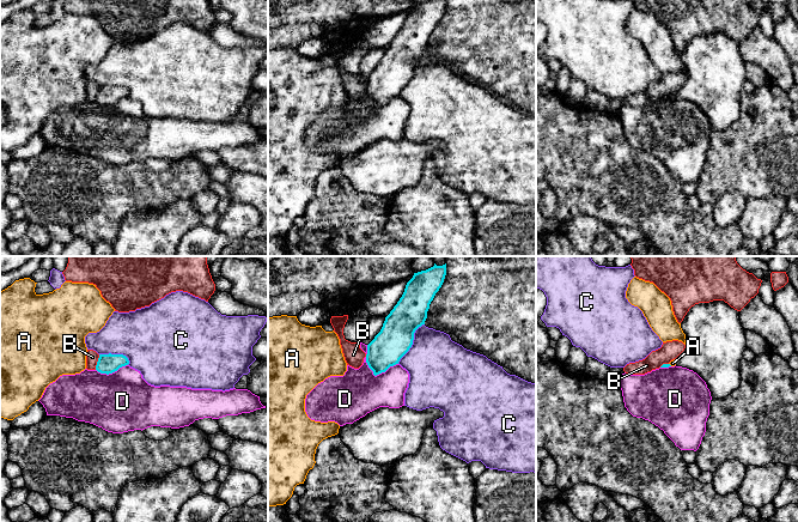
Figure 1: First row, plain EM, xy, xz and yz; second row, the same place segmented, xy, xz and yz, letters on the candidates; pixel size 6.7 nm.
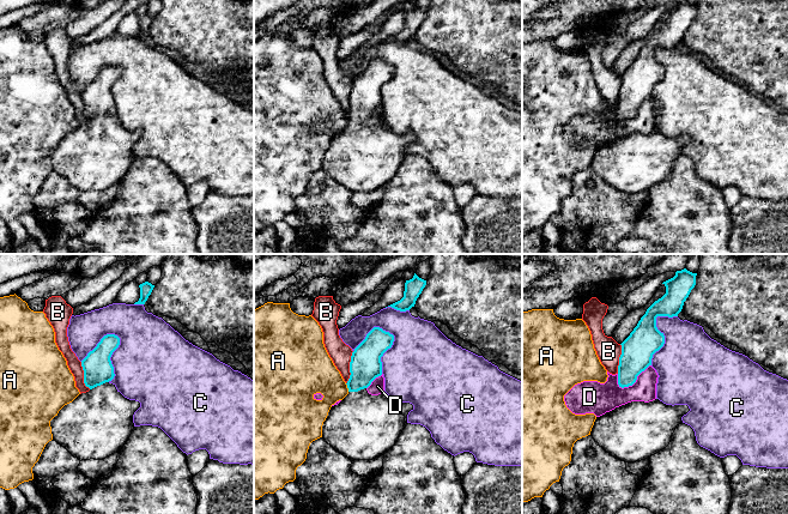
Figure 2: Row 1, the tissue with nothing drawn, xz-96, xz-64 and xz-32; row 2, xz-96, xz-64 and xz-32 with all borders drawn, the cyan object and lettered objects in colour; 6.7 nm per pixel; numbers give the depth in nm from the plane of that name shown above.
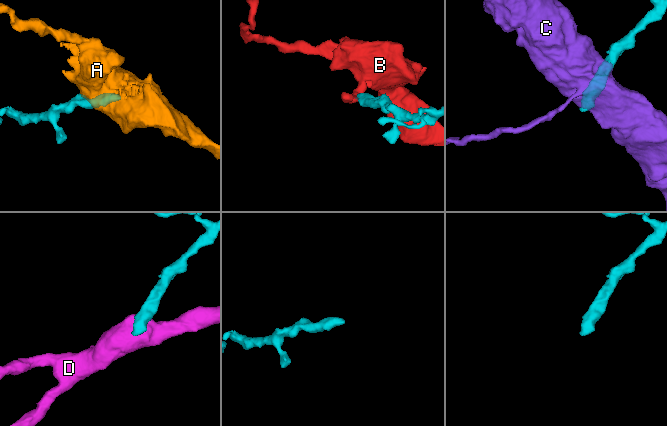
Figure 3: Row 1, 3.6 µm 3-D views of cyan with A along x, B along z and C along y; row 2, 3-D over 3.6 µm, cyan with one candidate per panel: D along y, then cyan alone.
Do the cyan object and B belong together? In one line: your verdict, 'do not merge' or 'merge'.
do not merge

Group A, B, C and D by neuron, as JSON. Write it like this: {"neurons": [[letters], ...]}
{"neurons": [["A"], ["B"], ["C"], ["D"]]}

